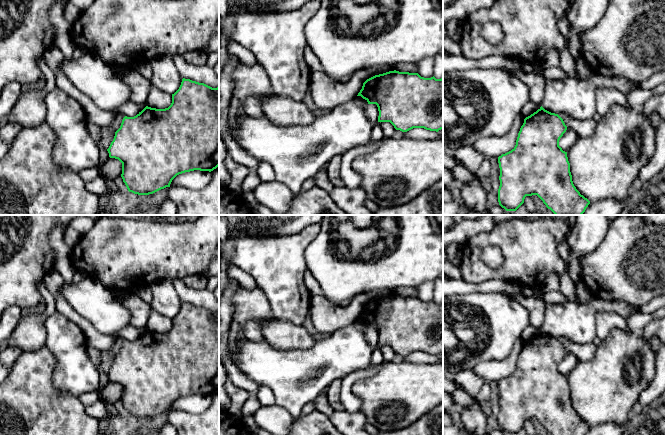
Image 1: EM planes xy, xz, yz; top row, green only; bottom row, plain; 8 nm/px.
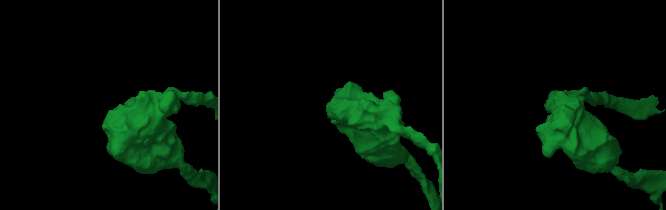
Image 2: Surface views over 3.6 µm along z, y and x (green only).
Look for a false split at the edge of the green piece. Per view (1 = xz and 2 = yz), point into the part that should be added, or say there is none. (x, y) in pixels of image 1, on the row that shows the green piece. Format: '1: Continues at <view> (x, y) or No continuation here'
1: No continuation here
2: No continuation here

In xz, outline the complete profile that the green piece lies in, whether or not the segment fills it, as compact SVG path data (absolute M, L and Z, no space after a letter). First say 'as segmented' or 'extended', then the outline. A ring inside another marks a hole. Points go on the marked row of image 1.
as segmented; M389 71L367 79L357 96L376 104L378 122L390 122L396 130L443 129L443 78Z

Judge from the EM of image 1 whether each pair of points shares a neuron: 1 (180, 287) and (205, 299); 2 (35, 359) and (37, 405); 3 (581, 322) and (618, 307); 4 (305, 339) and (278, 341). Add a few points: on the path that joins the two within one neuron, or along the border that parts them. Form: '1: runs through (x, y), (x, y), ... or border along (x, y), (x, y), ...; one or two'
1: runs through (186, 293), (199, 297); one
2: runs through (35, 370), (35, 394); one
3: runs through (590, 313), (597, 306), (609, 306); one
4: runs through (298, 339), (285, 339); one

